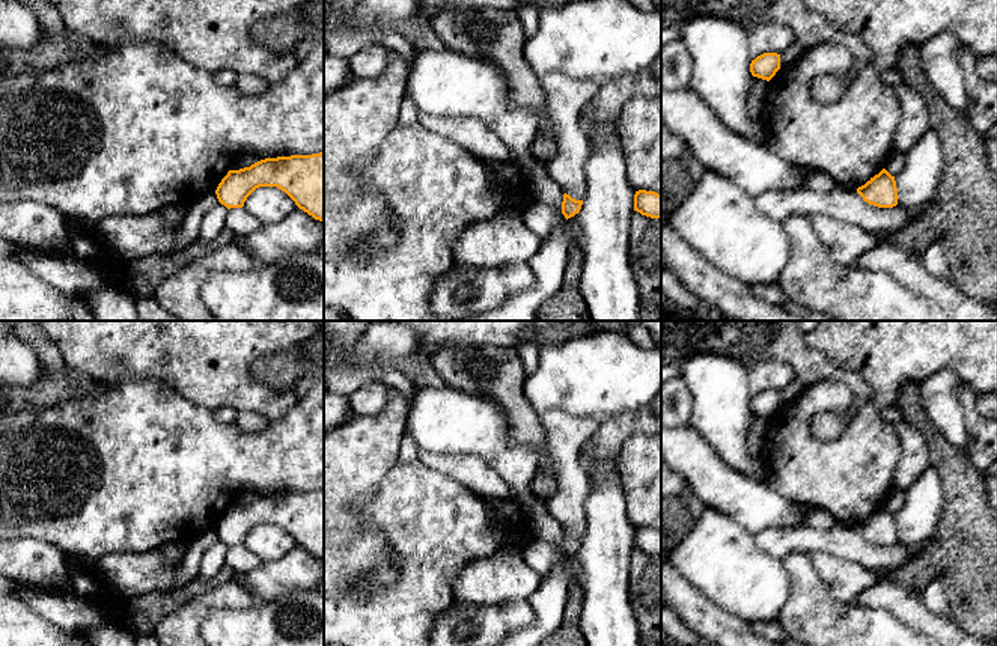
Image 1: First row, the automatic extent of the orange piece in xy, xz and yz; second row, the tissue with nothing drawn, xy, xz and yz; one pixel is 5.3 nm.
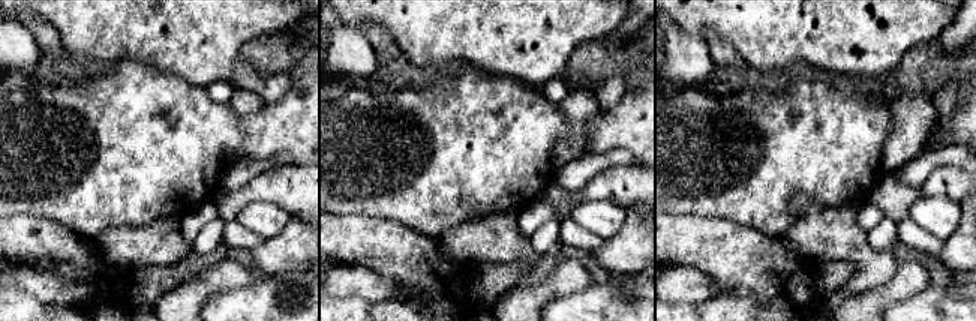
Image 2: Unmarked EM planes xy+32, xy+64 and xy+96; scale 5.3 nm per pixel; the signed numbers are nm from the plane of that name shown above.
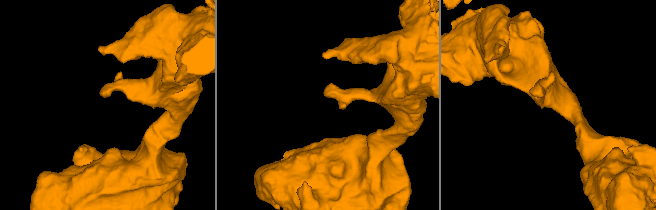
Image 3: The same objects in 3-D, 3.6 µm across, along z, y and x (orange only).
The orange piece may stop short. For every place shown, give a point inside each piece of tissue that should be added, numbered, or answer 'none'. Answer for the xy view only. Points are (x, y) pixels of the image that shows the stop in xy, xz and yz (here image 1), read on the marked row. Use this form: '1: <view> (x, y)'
none

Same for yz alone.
none

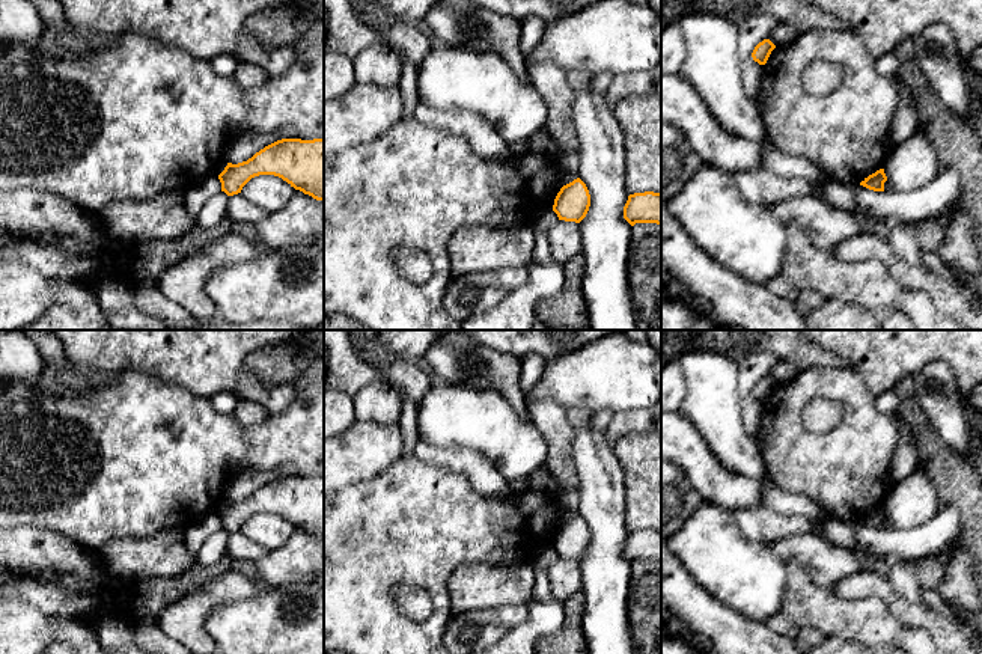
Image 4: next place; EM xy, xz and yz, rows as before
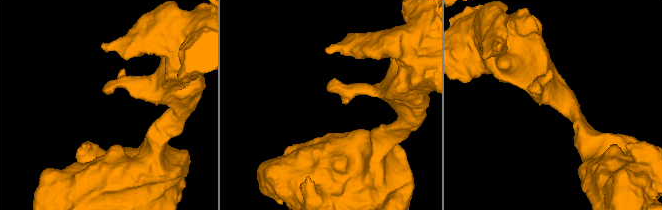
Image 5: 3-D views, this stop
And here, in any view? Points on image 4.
none

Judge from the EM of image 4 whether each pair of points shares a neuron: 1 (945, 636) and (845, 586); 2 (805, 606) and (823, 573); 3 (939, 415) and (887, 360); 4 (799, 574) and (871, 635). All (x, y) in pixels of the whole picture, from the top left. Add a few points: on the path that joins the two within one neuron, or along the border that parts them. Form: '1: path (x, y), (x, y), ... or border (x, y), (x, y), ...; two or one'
1: path (921, 617), (907, 614), (880, 586), (869, 586); one
2: border (792, 559), (818, 585), (832, 591); two
3: border (949, 366), (942, 360), (933, 360), (911, 375); two
4: path (812, 594), (835, 617), (851, 620); one

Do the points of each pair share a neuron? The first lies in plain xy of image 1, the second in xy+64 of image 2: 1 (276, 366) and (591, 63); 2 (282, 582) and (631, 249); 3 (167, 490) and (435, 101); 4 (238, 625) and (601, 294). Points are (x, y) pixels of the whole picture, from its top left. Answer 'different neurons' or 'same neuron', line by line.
1: same neuron
2: same neuron
3: same neuron
4: same neuron

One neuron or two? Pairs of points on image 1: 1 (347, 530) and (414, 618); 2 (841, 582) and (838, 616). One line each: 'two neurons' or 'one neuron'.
1: two neurons
2: two neurons

